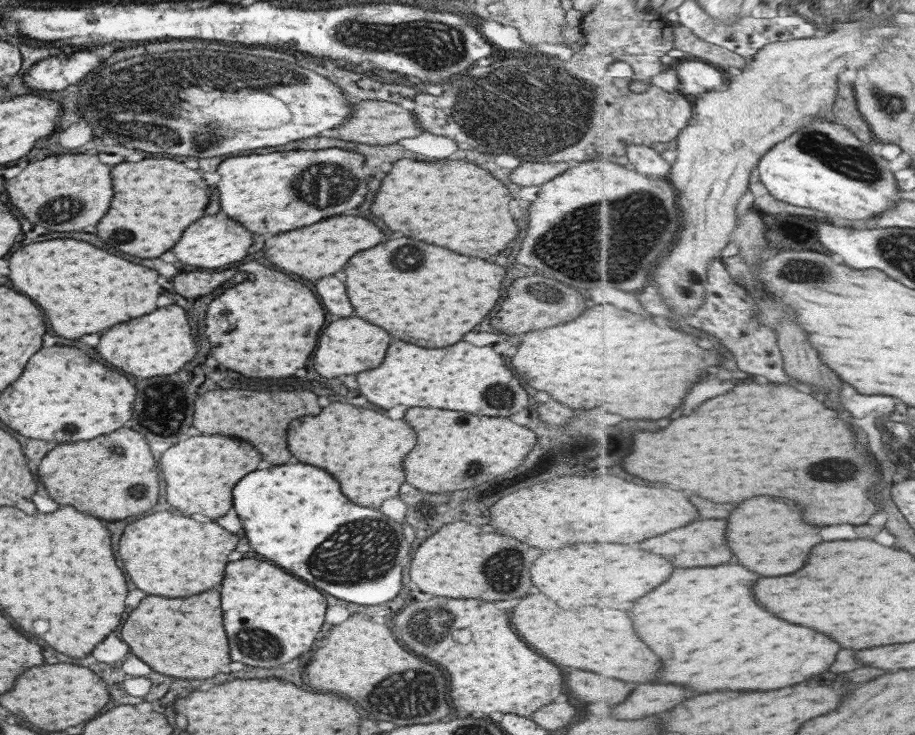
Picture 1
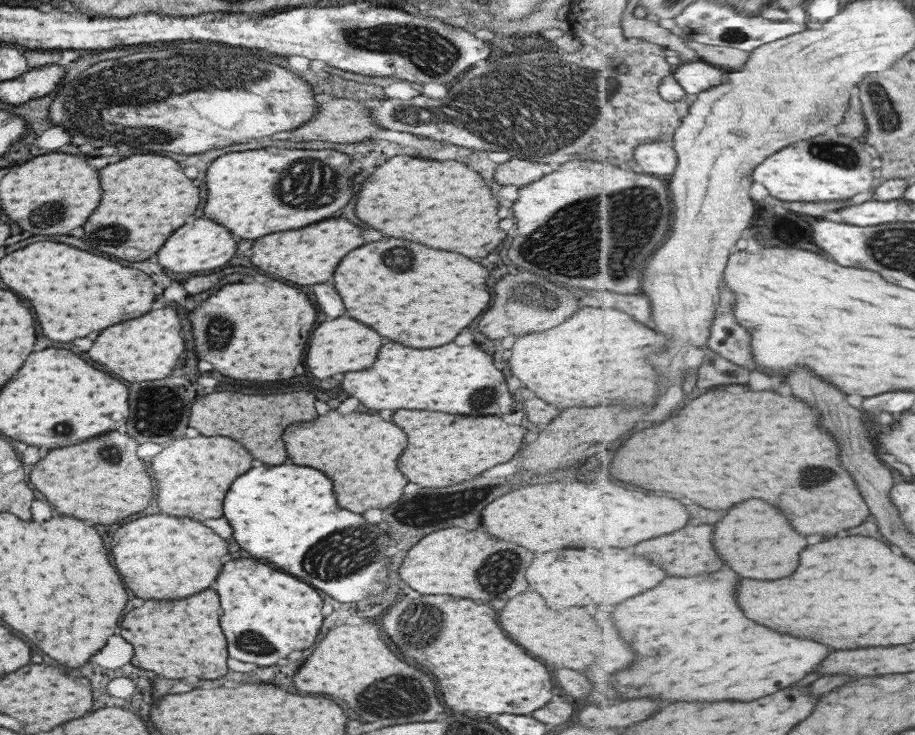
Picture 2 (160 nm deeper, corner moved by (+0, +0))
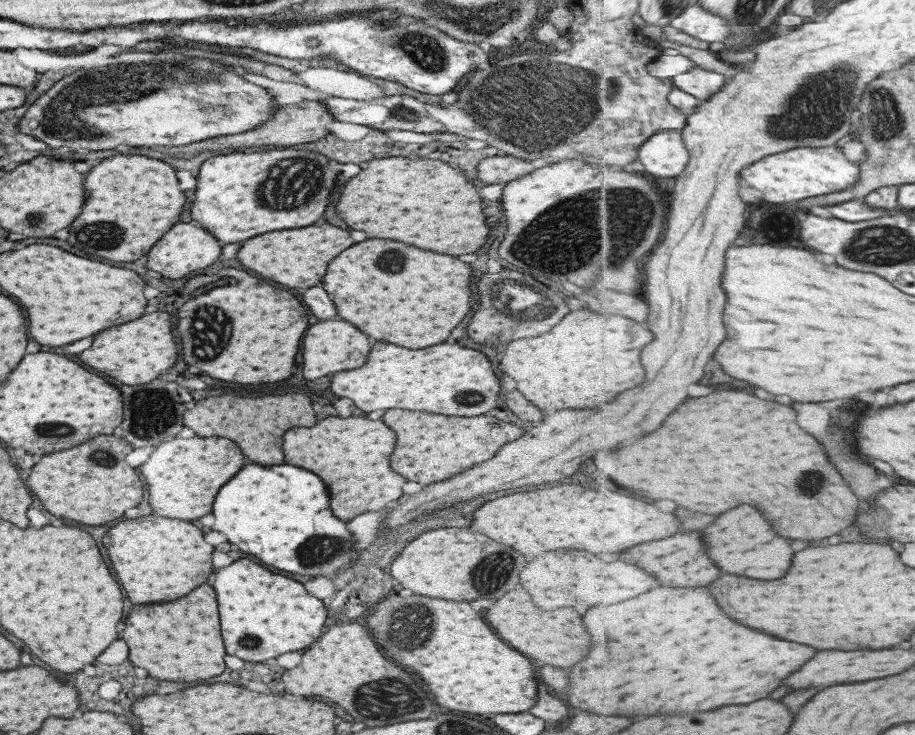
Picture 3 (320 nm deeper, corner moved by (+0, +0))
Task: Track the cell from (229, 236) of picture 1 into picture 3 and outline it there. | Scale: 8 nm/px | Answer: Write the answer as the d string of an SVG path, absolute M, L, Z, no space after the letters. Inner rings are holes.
M177 224L171 226L171 230L167 230L159 242L155 242L155 246L151 246L151 250L147 252L147 260L145 260L145 268L159 272L165 278L181 278L193 270L201 270L211 266L217 258L219 258L219 242L207 234L203 228L199 226L191 226L191 224Z

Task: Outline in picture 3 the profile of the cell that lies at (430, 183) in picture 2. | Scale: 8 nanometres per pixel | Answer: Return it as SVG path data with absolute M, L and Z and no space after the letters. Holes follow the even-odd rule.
M379 158L369 160L367 168L345 182L335 210L351 230L361 230L367 238L387 238L421 250L459 256L475 252L487 238L479 194L467 184L459 170L439 160Z

